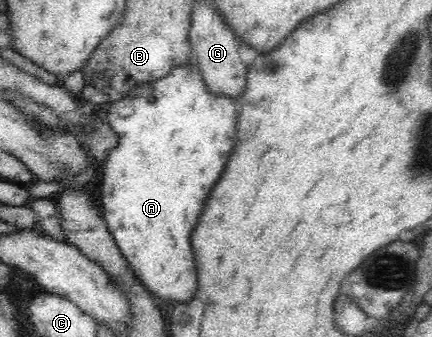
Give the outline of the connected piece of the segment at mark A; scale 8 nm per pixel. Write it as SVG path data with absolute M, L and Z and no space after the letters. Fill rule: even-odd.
M192 62L176 66L159 80L138 85L126 97L110 101L105 121L119 140L99 168L98 199L118 249L156 300L184 303L190 301L198 289L190 233L196 227L204 201L218 181L222 165L226 165L236 143L238 108L232 98L209 93L200 76L200 68Z

